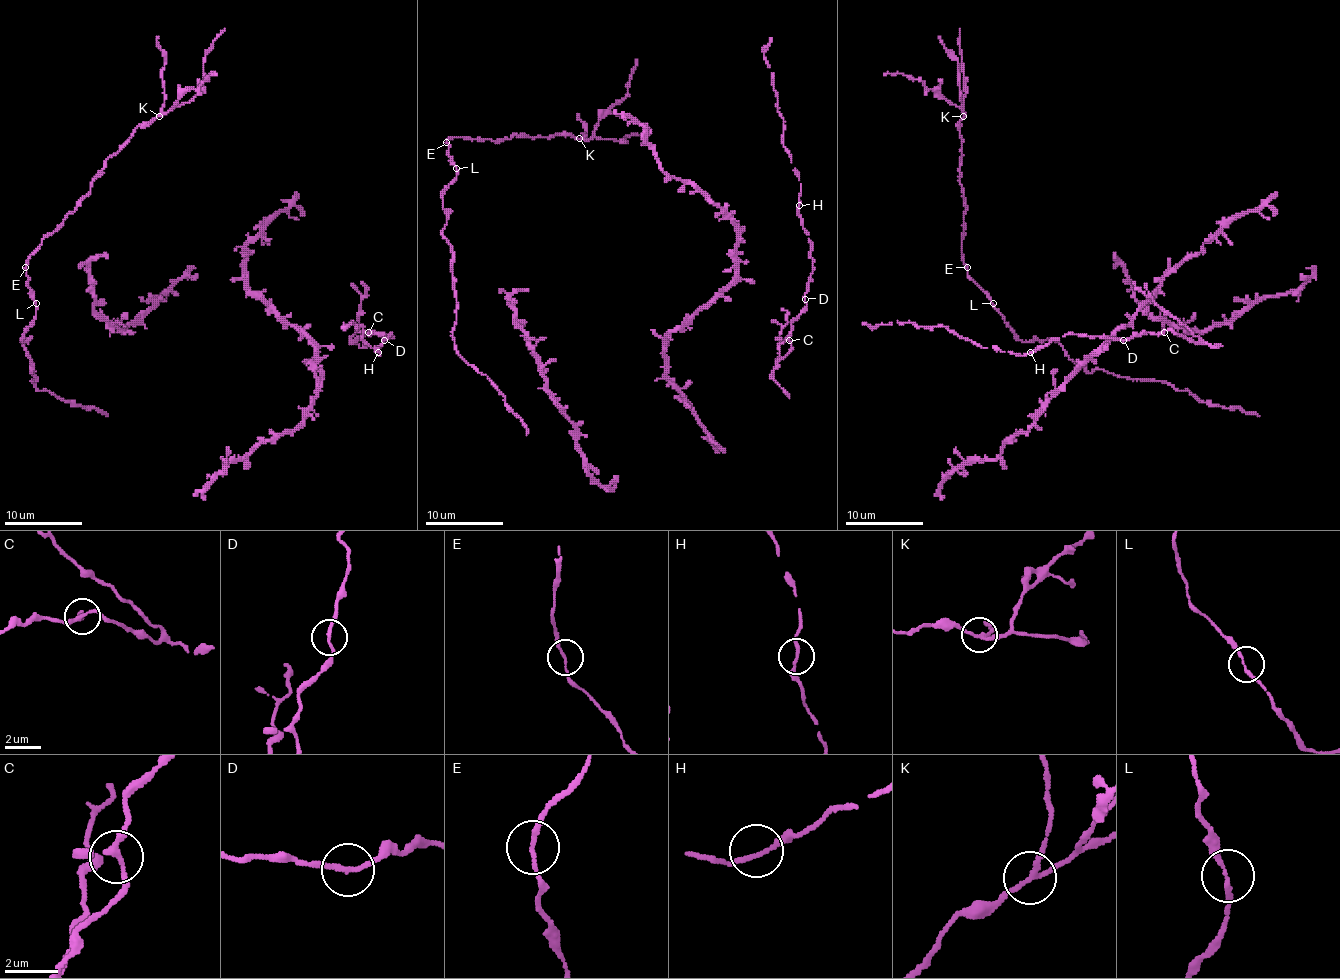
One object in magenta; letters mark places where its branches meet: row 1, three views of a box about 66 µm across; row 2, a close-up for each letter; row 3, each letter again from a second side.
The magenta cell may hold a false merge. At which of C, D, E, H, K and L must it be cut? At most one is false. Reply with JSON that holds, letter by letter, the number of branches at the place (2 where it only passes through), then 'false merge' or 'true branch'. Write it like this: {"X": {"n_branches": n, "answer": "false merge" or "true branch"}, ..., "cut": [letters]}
{"C": {"n_branches": 3, "answer": "true branch"}, "D": {"n_branches": 2, "answer": "true branch"}, "E": {"n_branches": 2, "answer": "true branch"}, "H": {"n_branches": 2, "answer": "true branch"}, "K": {"n_branches": 3, "answer": "false merge"}, "L": {"n_branches": 2, "answer": "true branch"}, "cut": ["K"]}

